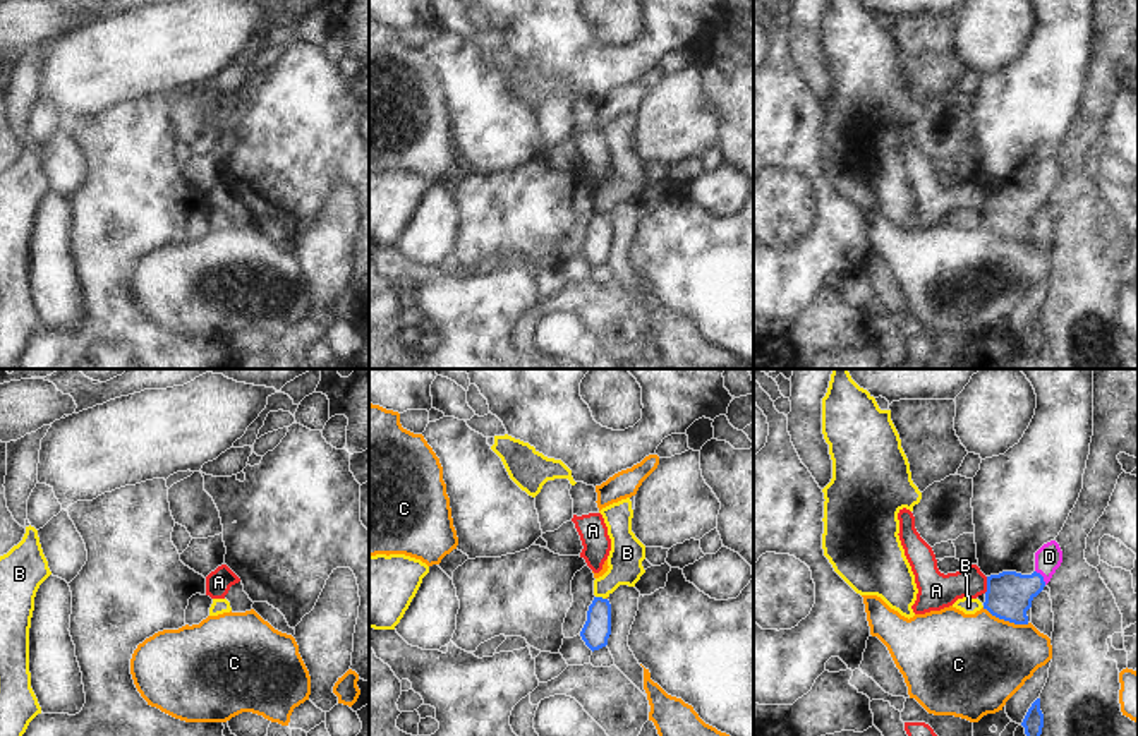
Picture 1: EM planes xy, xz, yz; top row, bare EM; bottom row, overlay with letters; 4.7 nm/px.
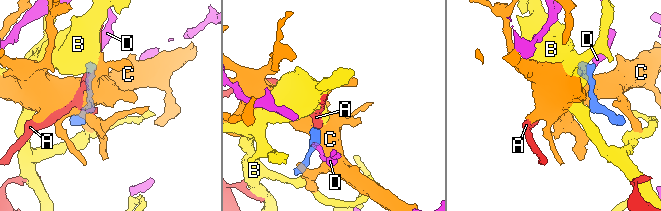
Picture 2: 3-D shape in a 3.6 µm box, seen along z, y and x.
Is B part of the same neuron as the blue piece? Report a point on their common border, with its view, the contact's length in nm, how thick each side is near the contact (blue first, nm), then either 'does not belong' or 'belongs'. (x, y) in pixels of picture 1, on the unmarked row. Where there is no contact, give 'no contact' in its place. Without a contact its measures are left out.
xz (601, 213) | 50 nm | 130/160 nm | does not belong

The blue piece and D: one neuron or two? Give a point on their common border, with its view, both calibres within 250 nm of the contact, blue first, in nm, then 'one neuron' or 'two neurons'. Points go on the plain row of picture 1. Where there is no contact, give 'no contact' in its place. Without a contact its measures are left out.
contact yz (1042, 193); calibres 220 and 120 nm; one neuron

